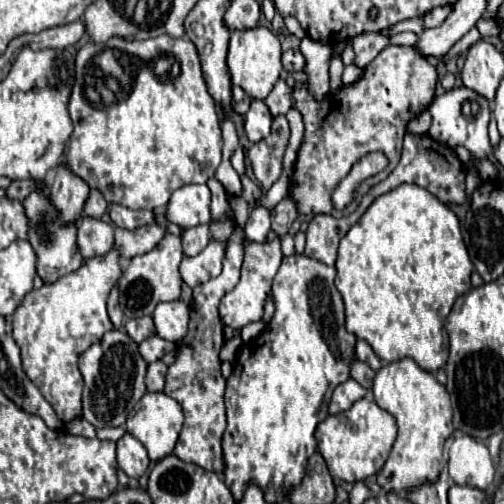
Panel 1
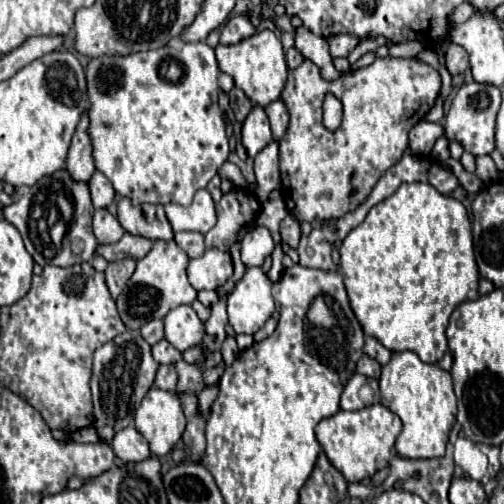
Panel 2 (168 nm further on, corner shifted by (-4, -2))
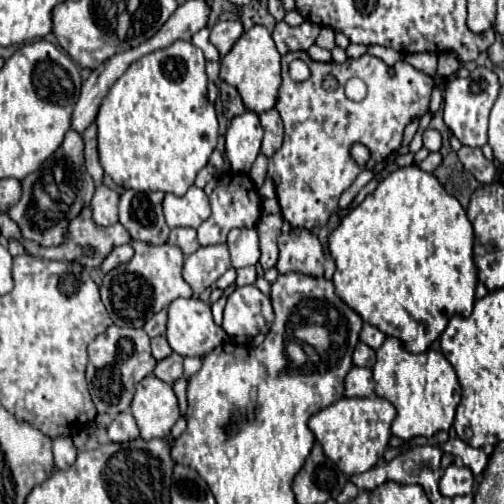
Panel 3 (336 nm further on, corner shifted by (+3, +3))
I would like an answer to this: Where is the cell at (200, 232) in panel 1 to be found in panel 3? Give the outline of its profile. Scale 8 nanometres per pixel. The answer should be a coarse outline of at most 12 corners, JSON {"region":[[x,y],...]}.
{"region":[[172,229],[168,243],[186,257],[200,247],[196,229]]}

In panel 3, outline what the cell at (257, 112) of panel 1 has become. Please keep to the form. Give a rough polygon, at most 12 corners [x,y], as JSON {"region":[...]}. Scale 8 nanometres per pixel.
{"region":[[256,113],[232,119],[226,157],[232,171],[248,173],[260,153],[262,127]]}

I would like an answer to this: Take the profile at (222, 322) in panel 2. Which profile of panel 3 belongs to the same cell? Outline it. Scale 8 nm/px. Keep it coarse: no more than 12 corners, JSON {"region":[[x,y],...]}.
{"region":[[232,229],[228,249],[232,267],[256,265],[256,229]]}

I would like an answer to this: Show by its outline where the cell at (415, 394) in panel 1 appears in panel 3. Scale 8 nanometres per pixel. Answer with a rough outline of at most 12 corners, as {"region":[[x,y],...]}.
{"region":[[376,349],[376,395],[402,441],[448,431],[460,383],[434,349]]}

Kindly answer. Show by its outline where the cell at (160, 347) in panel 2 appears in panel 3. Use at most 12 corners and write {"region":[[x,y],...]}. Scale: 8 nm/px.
{"region":[[164,335],[152,339],[156,361],[168,357],[172,347]]}

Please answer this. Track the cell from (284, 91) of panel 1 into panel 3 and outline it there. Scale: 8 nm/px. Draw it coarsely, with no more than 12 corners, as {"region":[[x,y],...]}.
{"region":[[276,109],[260,113],[262,153],[272,157],[282,147],[284,127]]}

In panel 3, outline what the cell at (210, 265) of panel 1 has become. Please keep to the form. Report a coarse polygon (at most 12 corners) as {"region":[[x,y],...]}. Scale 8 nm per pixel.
{"region":[[226,243],[200,247],[184,279],[200,297],[231,268]]}

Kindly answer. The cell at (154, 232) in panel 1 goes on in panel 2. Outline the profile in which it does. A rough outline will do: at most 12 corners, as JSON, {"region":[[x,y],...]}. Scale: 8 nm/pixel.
{"region":[[125,234],[115,244],[97,246],[107,262],[139,260],[153,242]]}

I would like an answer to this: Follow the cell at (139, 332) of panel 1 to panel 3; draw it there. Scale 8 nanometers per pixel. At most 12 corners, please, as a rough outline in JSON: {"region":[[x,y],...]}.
{"region":[[162,309],[144,325],[148,337],[164,335],[166,309]]}

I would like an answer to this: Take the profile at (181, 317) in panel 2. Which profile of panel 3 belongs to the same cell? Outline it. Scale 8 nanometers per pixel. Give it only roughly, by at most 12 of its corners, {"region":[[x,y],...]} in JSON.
{"region":[[208,301],[170,303],[166,339],[182,357],[204,357],[228,335]]}

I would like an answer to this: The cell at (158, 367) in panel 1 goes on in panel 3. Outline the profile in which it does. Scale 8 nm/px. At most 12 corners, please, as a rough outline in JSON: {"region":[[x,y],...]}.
{"region":[[172,353],[156,363],[154,375],[166,383],[182,379],[182,357]]}

